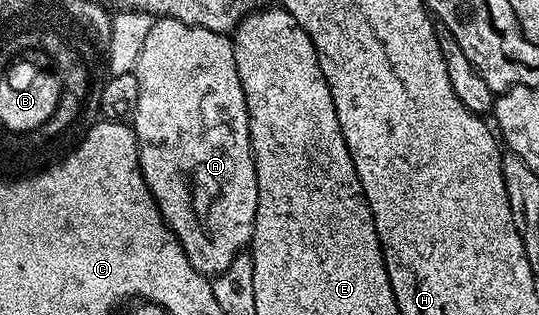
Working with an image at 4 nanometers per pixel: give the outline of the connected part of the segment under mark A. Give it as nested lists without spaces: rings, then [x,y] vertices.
[[[169,16],[153,19],[150,32],[146,35],[146,42],[142,44],[141,53],[138,55],[135,73],[138,78],[138,106],[132,115],[130,127],[136,134],[136,145],[140,151],[140,173],[144,175],[144,184],[150,190],[162,218],[168,223],[168,229],[176,235],[182,250],[186,250],[186,258],[190,258],[190,264],[194,266],[194,270],[198,270],[204,276],[214,278],[222,274],[222,270],[226,270],[230,262],[234,262],[234,258],[251,245],[258,210],[256,159],[252,153],[246,98],[242,90],[242,82],[238,78],[238,66],[234,62],[231,39],[223,32],[206,30],[202,26],[187,24]]]

